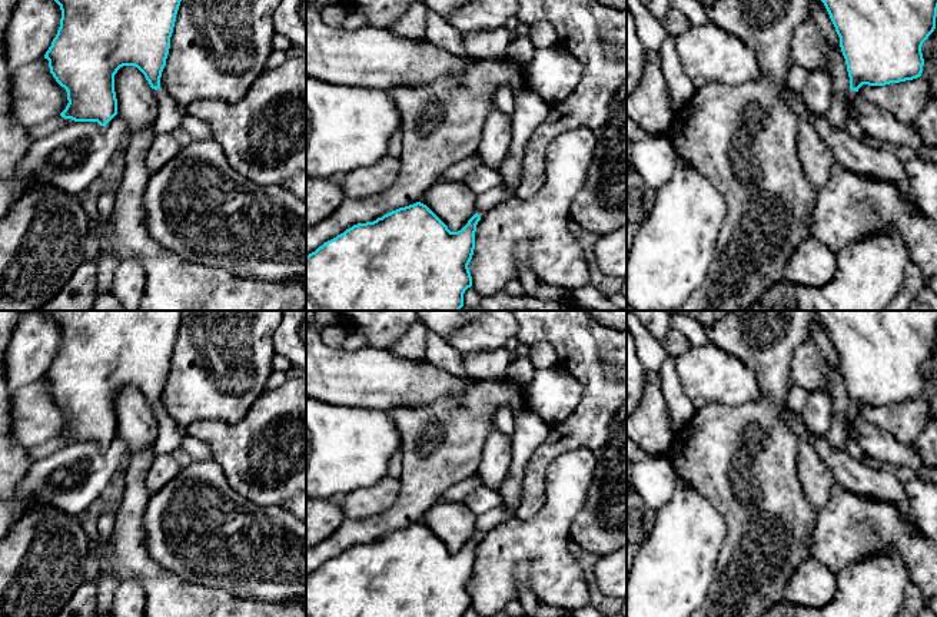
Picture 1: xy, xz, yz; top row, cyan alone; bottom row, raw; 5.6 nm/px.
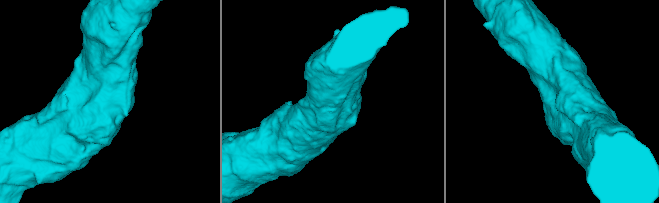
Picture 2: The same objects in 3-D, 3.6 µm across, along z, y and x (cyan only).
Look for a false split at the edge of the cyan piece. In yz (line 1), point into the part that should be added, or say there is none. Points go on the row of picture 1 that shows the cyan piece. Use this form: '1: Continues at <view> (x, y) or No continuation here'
1: Continues at yz (850, 95)

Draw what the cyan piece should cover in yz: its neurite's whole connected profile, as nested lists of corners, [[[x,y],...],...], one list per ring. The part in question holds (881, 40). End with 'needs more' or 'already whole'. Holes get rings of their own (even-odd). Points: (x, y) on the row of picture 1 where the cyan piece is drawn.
[[[821,0],[840,37],[840,47],[845,59],[850,89],[845,99],[855,97],[863,84],[886,86],[913,80],[921,76],[924,59],[923,43],[936,29],[937,0]]]; needs more

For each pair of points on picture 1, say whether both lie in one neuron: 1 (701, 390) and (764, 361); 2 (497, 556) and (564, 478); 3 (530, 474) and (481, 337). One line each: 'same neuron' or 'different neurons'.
1: different neurons
2: same neuron
3: different neurons

